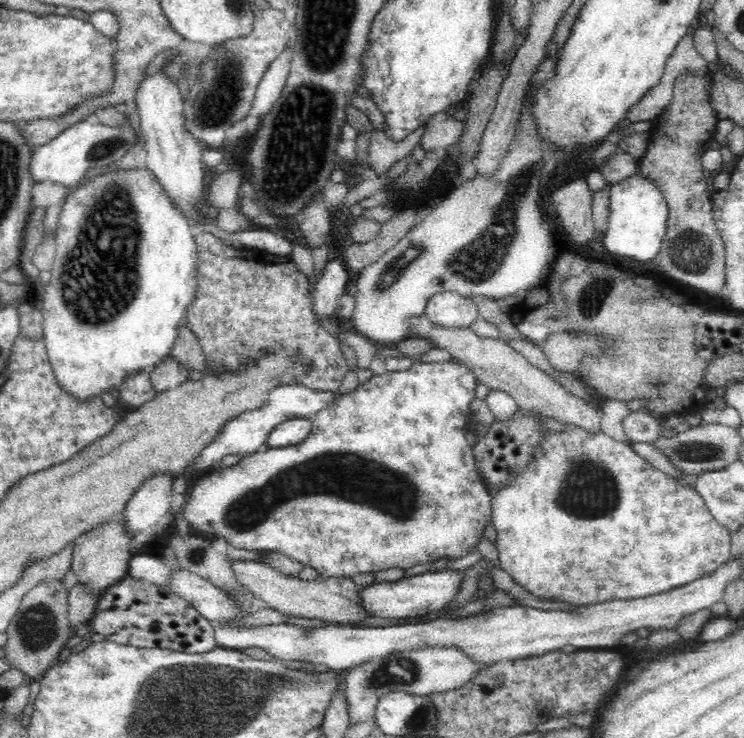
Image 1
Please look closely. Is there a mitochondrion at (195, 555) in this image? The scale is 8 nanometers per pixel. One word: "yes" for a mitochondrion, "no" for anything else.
yes

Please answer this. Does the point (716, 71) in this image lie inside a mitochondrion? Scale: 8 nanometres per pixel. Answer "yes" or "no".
no

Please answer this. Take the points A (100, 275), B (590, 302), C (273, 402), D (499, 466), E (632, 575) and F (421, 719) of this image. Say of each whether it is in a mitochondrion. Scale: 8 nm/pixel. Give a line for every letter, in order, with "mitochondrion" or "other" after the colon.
A: mitochondrion
B: mitochondrion
C: other
D: other
E: other
F: mitochondrion

